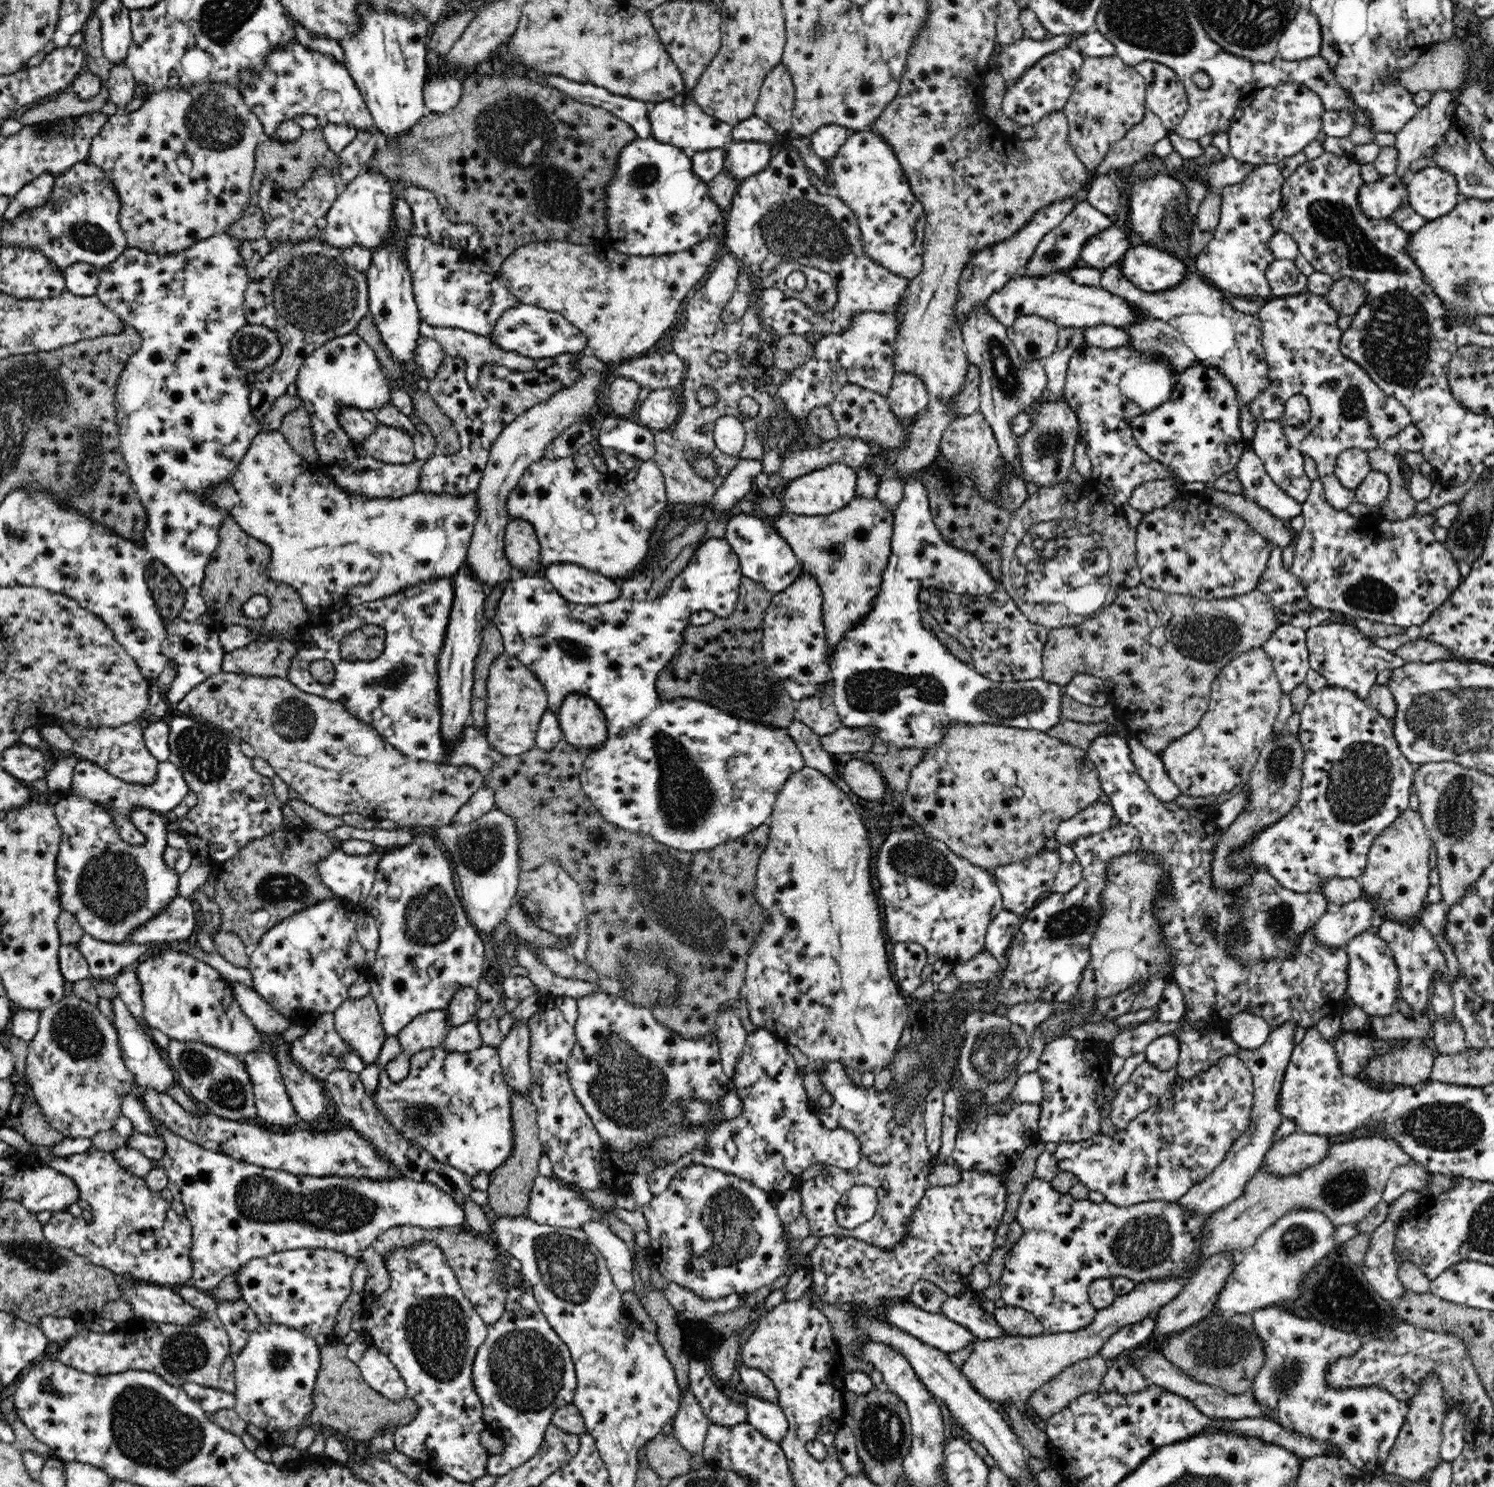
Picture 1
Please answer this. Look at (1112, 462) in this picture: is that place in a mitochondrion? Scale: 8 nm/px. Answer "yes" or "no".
no

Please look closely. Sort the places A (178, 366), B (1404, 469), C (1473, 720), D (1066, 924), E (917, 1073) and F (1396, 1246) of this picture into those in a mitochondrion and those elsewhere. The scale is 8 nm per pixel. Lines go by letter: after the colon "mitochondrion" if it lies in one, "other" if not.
A: other
B: other
C: mitochondrion
D: mitochondrion
E: mitochondrion
F: other

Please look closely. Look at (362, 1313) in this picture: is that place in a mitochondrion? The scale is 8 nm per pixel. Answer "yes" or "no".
no

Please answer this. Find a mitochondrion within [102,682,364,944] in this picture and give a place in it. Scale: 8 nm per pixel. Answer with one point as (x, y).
(204, 753)

